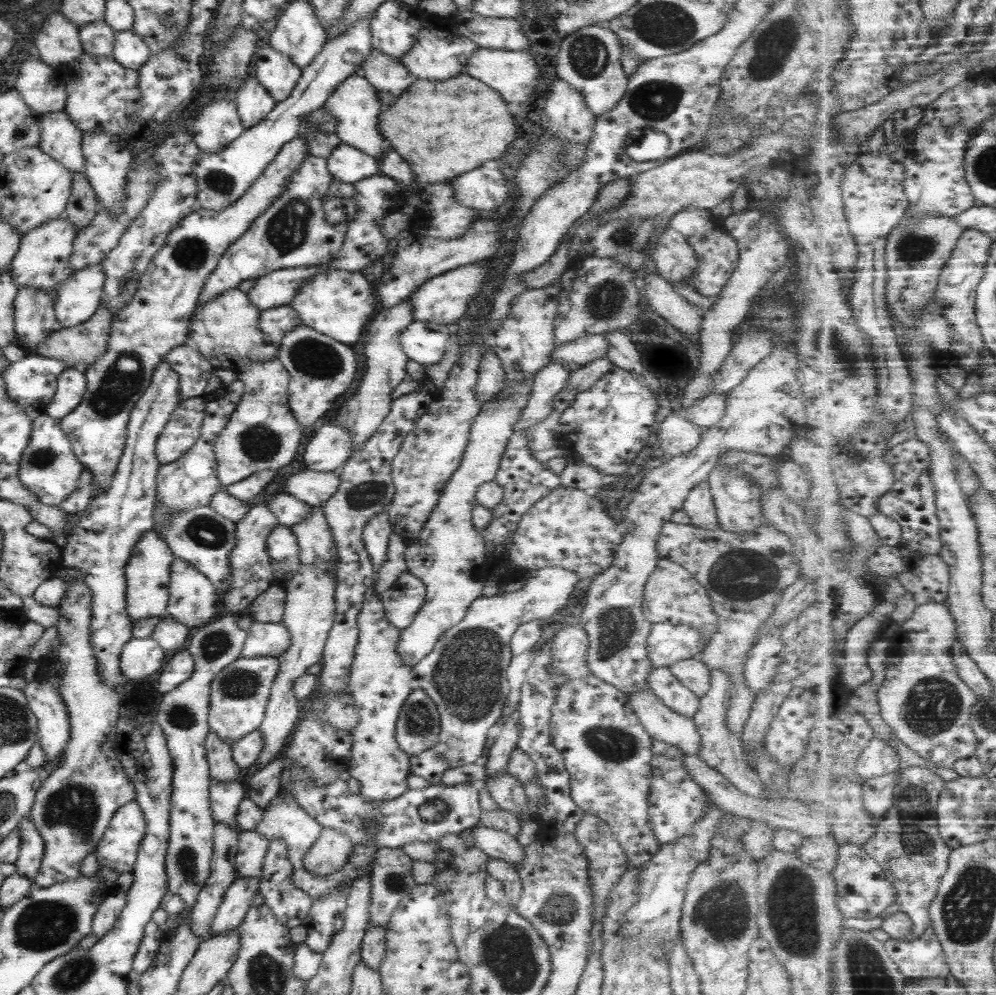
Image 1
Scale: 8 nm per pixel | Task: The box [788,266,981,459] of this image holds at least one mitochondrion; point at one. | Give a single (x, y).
(835, 342)

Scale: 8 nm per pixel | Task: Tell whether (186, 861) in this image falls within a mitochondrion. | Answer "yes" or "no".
yes

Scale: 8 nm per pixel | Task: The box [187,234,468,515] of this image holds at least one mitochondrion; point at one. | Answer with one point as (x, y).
(309, 356)

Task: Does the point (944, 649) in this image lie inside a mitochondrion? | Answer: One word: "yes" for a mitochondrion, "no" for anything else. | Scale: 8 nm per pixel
no

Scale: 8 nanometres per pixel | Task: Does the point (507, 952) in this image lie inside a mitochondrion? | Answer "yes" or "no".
yes

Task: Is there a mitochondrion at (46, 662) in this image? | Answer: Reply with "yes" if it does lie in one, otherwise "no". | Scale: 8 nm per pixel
no

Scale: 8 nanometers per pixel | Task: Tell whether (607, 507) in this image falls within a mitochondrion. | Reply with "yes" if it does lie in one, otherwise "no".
no

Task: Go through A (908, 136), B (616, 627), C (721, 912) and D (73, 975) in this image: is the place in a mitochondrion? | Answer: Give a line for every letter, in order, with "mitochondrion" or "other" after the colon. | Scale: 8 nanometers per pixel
A: other
B: mitochondrion
C: mitochondrion
D: mitochondrion

